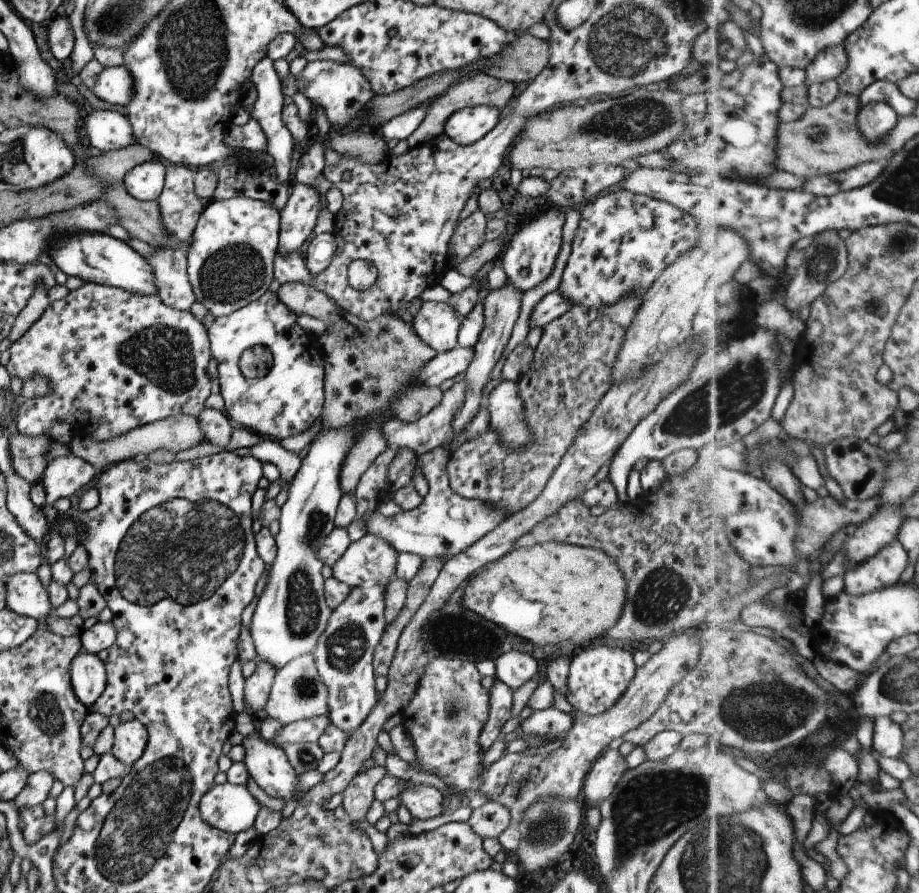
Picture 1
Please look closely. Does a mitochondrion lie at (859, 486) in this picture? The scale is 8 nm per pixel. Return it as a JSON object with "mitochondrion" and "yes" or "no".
{"mitochondrion":"no"}

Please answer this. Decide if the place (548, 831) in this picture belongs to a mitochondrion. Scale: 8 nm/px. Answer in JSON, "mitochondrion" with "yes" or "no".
{"mitochondrion":"yes"}

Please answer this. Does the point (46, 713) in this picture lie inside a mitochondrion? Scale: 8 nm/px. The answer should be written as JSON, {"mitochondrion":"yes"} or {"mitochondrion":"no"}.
{"mitochondrion":"yes"}

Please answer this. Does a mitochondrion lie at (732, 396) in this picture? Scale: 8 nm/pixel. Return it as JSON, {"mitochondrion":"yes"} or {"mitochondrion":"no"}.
{"mitochondrion":"yes"}

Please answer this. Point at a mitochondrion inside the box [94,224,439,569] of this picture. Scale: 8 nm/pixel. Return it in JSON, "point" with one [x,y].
{"point":[162,354]}

